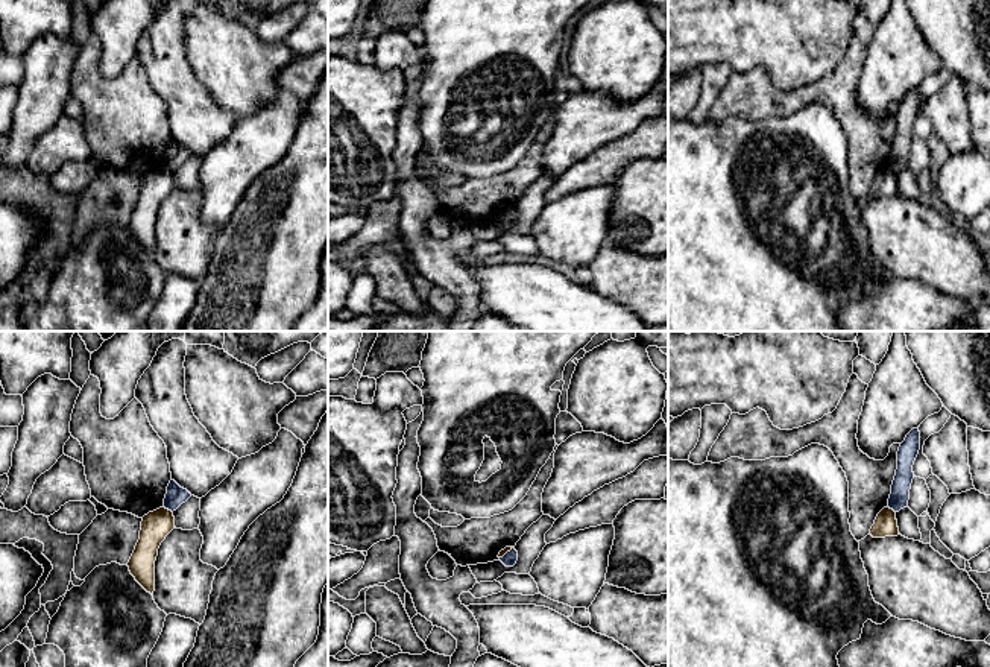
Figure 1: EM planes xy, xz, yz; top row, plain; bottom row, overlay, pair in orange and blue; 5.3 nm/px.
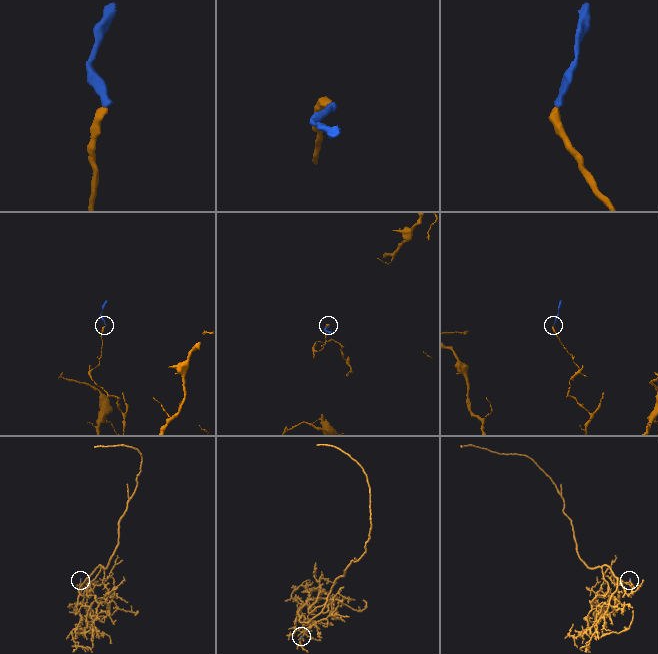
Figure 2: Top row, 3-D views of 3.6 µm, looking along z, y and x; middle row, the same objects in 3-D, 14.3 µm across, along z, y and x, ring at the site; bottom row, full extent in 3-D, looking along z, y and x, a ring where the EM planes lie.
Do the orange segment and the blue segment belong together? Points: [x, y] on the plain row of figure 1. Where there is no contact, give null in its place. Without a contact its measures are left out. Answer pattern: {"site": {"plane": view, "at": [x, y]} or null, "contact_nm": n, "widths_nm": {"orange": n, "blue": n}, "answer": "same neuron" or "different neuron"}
{"site": {"plane": "xy", "at": [167, 169]}, "contact_nm": 70, "widths_nm": {"orange": 160, "blue": 100}, "answer": "different neuron"}

